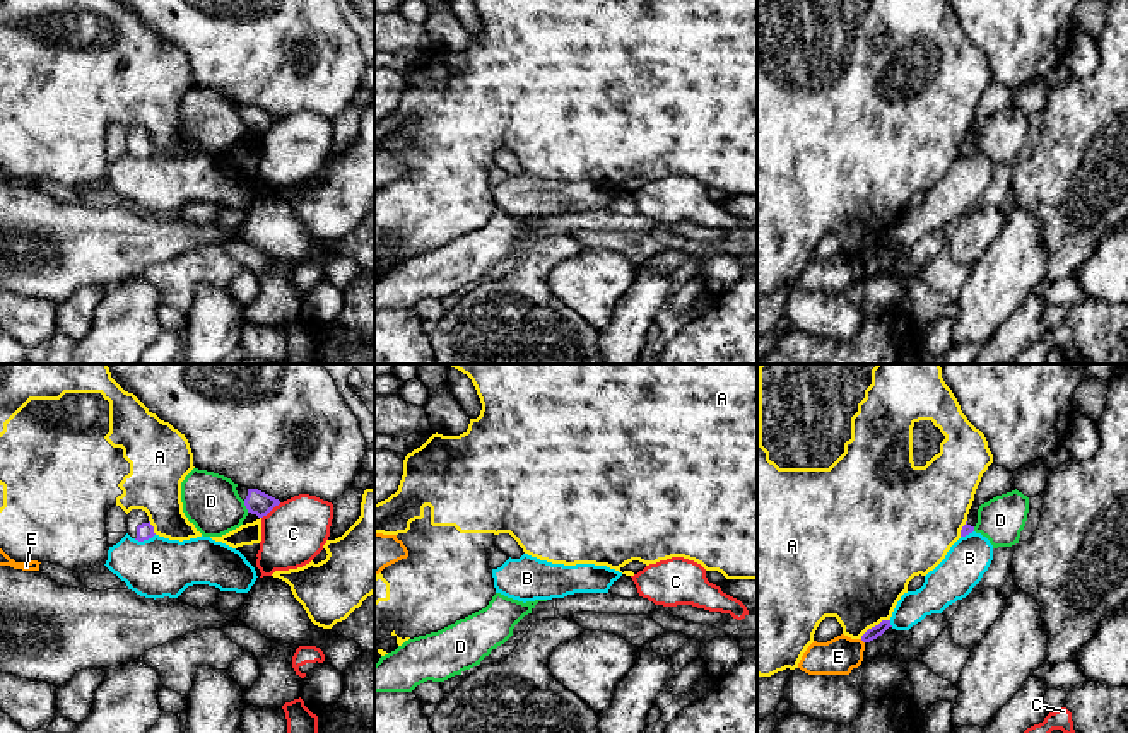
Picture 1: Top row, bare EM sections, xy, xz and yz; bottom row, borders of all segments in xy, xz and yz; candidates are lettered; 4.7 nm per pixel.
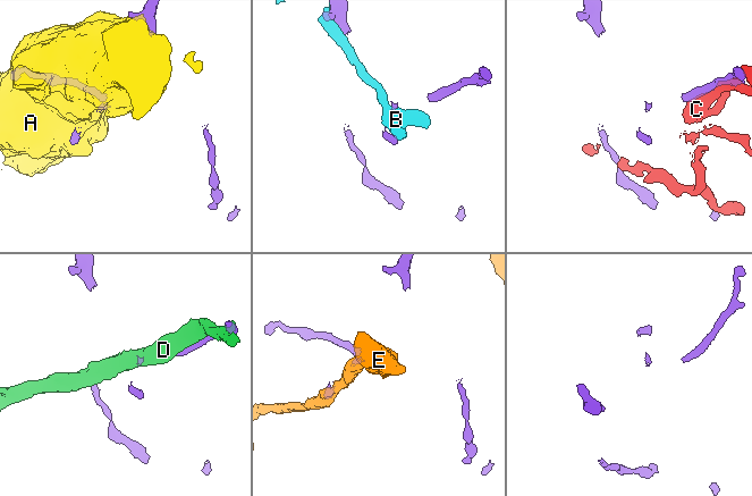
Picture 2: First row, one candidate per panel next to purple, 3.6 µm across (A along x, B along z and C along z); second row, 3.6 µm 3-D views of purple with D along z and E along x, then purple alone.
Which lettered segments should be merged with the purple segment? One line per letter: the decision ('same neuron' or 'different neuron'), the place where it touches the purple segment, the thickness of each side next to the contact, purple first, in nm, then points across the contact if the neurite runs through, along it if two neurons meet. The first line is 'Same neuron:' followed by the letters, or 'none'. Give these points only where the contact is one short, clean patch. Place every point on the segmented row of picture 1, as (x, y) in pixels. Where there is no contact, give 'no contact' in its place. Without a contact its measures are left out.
Same neuron: none
A: different neuron | yz (875, 626) | 60/440 nm
B: different neuron | xy (144, 539) | 80/280 nm
C: different neuron | xy (270, 510) | 120/300 nm
D: different neuron | xy (245, 504) | 120/260 nm
E: different neuron | no contact

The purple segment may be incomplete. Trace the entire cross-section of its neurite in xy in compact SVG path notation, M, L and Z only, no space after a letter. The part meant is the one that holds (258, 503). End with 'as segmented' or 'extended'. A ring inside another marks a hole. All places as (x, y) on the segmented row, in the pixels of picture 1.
M236 487L239 497L244 501L244 506L248 513L256 514L258 518L267 516L275 506L280 504L279 499L258 490L258 489L248 489L248 487Z; extended

